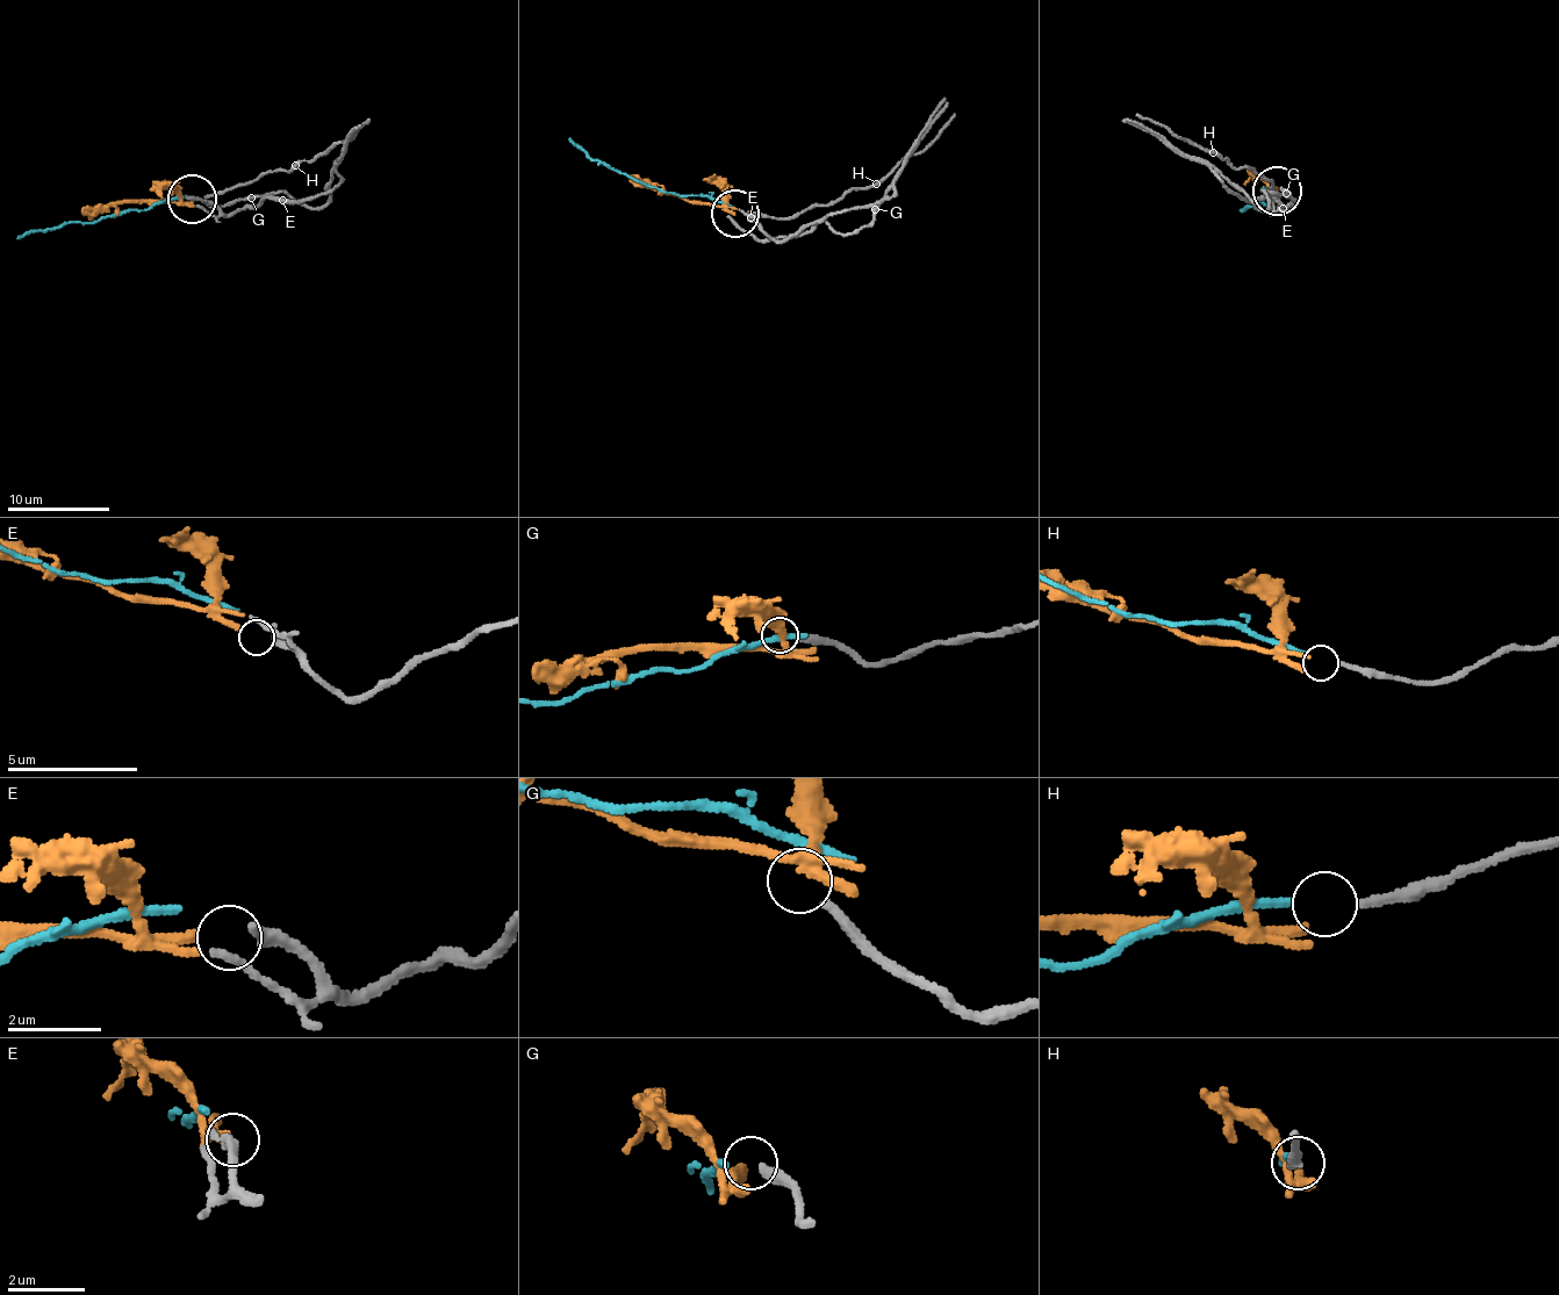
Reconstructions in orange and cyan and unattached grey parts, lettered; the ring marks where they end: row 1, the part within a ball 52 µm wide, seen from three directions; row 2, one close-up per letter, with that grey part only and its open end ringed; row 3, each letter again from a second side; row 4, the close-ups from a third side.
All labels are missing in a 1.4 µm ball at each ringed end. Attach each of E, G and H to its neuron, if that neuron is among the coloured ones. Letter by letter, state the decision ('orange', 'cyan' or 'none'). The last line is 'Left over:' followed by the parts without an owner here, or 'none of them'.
E: orange
G: none
H: cyan
Left over: G

